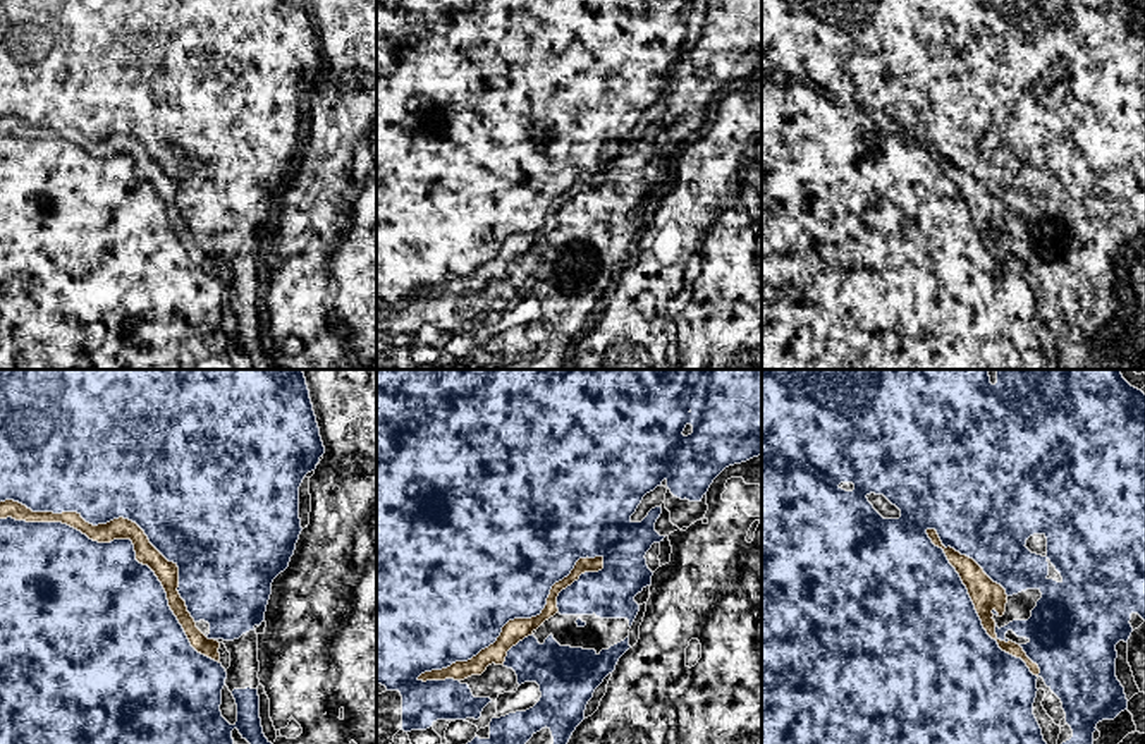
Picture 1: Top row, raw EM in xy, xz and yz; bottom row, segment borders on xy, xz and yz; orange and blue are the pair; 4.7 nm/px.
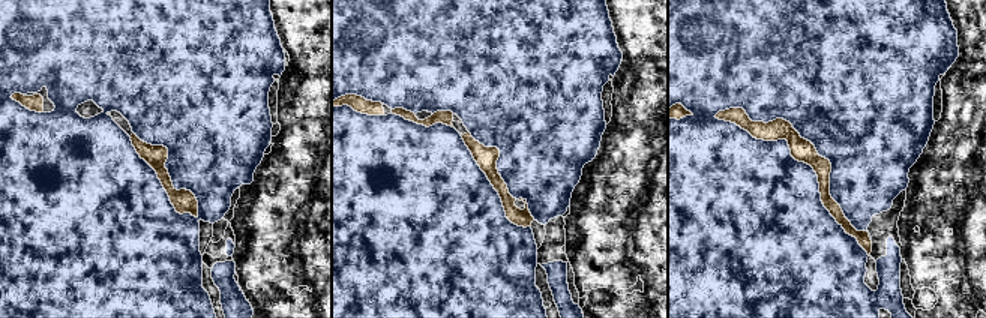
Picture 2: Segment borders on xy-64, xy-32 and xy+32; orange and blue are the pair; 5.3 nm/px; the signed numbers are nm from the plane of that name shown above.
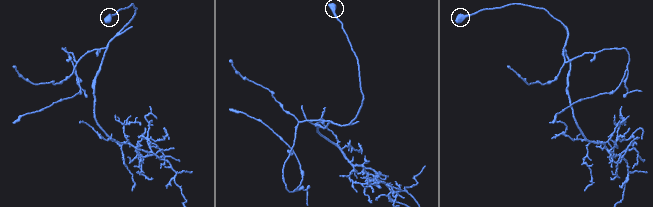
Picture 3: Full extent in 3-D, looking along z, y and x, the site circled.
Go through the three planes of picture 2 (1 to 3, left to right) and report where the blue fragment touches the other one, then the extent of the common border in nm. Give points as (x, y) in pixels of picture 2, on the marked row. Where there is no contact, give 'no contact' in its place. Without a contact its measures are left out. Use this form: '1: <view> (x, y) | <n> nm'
1: xy-64 (167, 173) | 550 nm
2: xy-32 (497, 173) | 600 nm
3: xy+32 (803, 161) | 1100 nm

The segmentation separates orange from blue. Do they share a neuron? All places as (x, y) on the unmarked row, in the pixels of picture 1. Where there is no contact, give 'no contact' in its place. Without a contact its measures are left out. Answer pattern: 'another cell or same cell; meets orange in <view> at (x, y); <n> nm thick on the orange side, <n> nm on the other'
same cell; meets orange in xz at (516, 234); 110 nm thick on the orange side, 500 nm on the other

